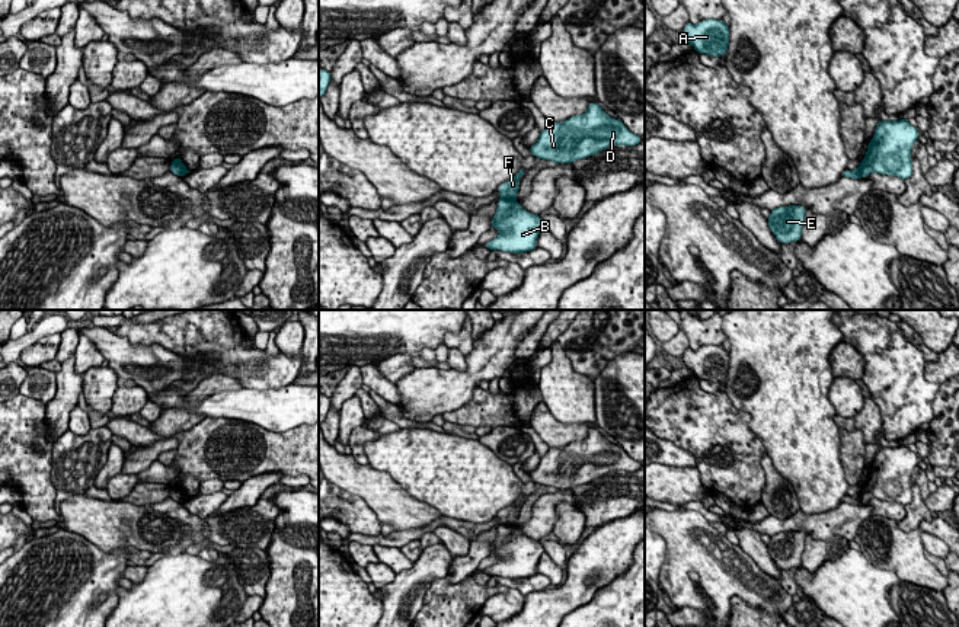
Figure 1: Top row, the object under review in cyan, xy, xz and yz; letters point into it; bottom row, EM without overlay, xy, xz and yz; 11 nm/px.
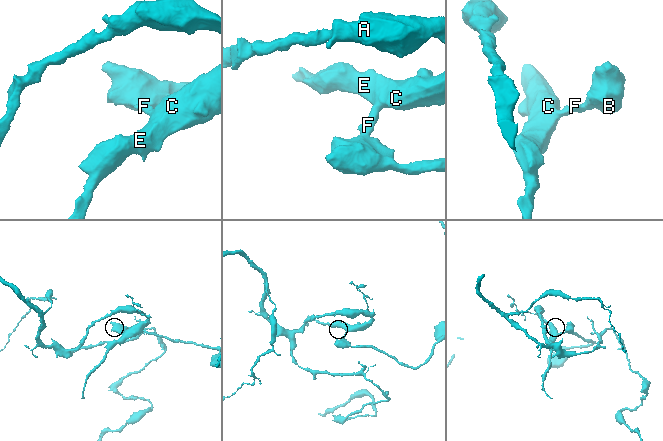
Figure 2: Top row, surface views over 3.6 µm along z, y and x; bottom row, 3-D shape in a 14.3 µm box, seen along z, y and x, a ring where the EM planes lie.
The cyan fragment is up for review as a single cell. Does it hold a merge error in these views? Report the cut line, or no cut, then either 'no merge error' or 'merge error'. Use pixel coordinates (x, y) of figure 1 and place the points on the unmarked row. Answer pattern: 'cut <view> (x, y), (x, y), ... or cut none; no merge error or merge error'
cut xz (501, 522), (514, 527); merge error

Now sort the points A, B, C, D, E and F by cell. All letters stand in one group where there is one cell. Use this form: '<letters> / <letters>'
A C D E F / B

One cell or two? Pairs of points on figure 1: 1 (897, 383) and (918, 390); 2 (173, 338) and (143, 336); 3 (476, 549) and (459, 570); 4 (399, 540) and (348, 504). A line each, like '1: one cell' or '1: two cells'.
1: one cell
2: one cell
3: one cell
4: two cells

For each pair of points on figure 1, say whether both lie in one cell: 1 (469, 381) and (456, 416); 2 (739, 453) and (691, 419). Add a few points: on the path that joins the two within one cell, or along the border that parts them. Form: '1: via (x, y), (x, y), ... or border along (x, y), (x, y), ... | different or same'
1: border along (478, 386), (463, 405), (443, 415) | different
2: via (728, 447), (703, 424) | same

